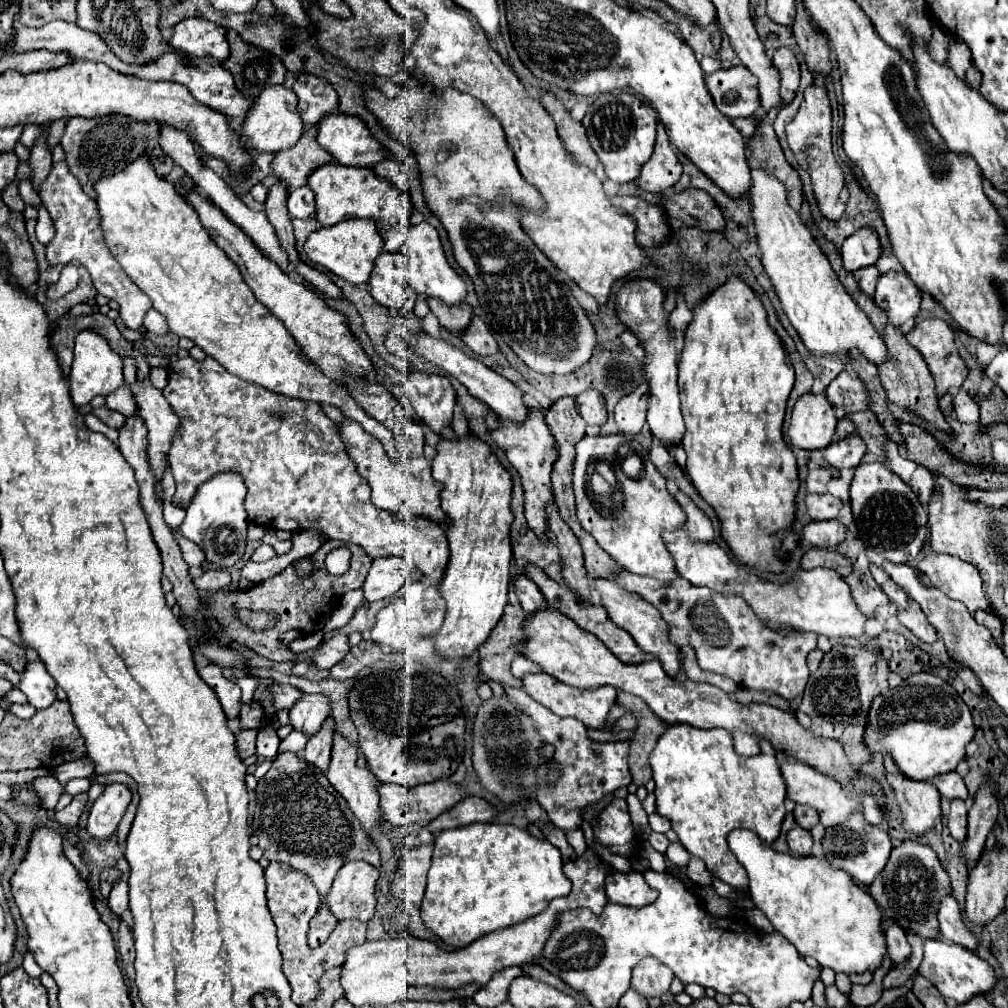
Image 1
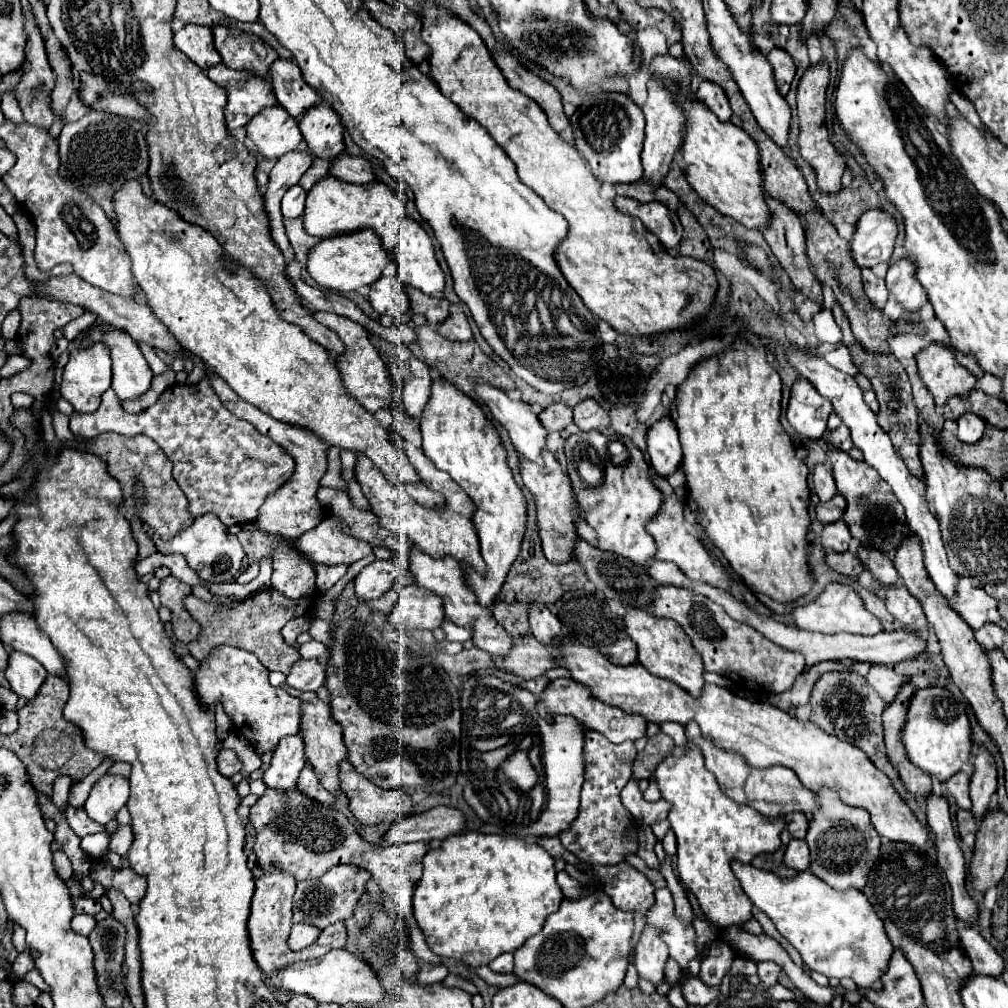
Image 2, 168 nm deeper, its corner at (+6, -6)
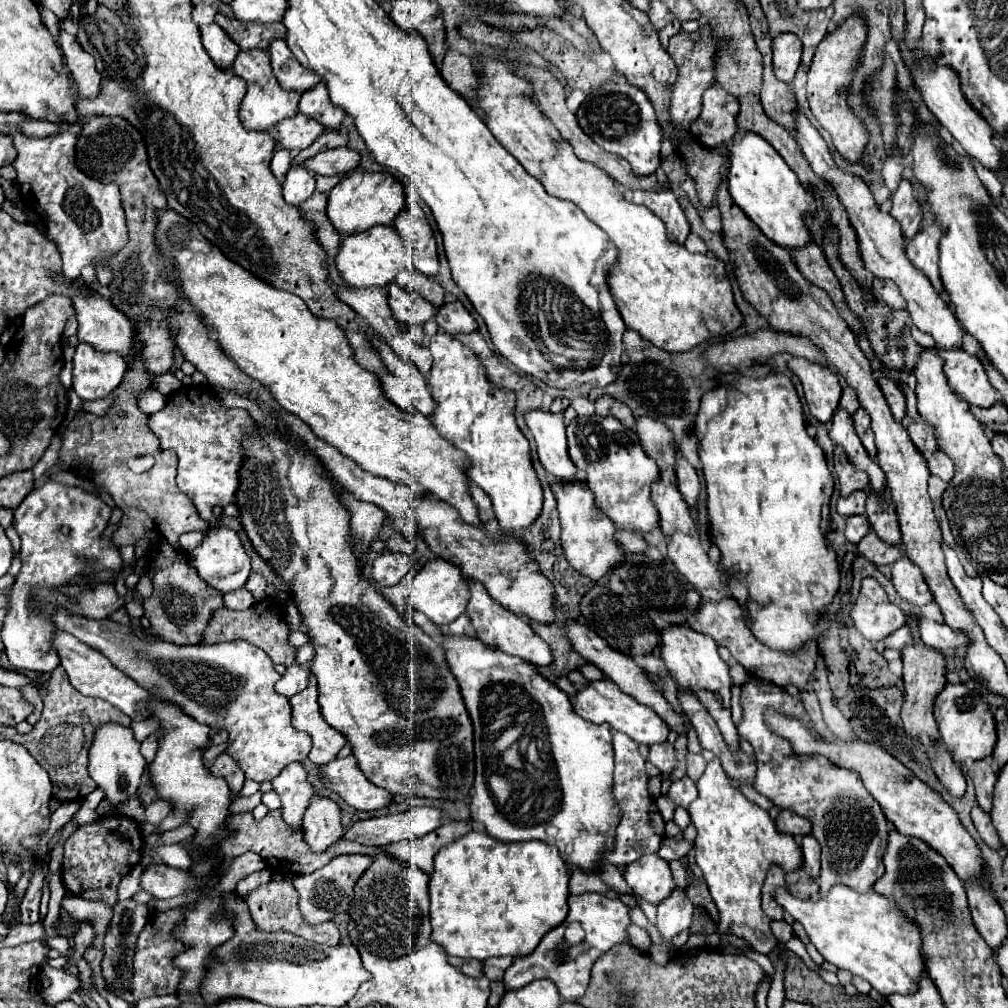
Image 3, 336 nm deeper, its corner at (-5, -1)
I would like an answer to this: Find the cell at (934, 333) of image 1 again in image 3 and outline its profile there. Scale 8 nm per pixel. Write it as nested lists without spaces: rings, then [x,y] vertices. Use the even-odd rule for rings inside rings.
[[[943,350],[939,354],[945,358],[943,370],[951,388],[969,404],[991,408],[999,402],[999,394],[989,384],[985,368],[977,356],[971,356],[965,350]]]

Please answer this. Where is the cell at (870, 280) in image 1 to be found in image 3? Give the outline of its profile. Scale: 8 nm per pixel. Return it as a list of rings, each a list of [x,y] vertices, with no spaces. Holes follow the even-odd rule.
[[[875,278],[871,288],[873,288],[873,296],[887,302],[891,308],[905,308],[905,300],[901,300],[901,292],[897,292],[897,284],[893,284],[893,280]]]

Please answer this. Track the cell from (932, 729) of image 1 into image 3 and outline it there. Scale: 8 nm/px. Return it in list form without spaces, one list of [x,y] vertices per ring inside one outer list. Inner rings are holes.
[[[947,684],[943,688],[943,692],[935,700],[935,720],[939,724],[941,738],[947,744],[957,764],[969,760],[981,760],[993,754],[993,744],[997,744],[997,734],[995,734],[997,730],[991,706],[981,698],[981,694],[973,692],[965,684]]]

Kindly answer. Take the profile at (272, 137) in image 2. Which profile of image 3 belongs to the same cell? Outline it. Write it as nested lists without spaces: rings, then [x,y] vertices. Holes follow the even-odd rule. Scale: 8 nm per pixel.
[[[299,112],[297,116],[277,124],[275,130],[283,148],[291,152],[299,152],[309,148],[309,144],[313,144],[313,140],[317,140],[317,136],[325,128],[321,128],[321,124],[317,124],[317,120],[313,120],[311,116],[305,116]]]

